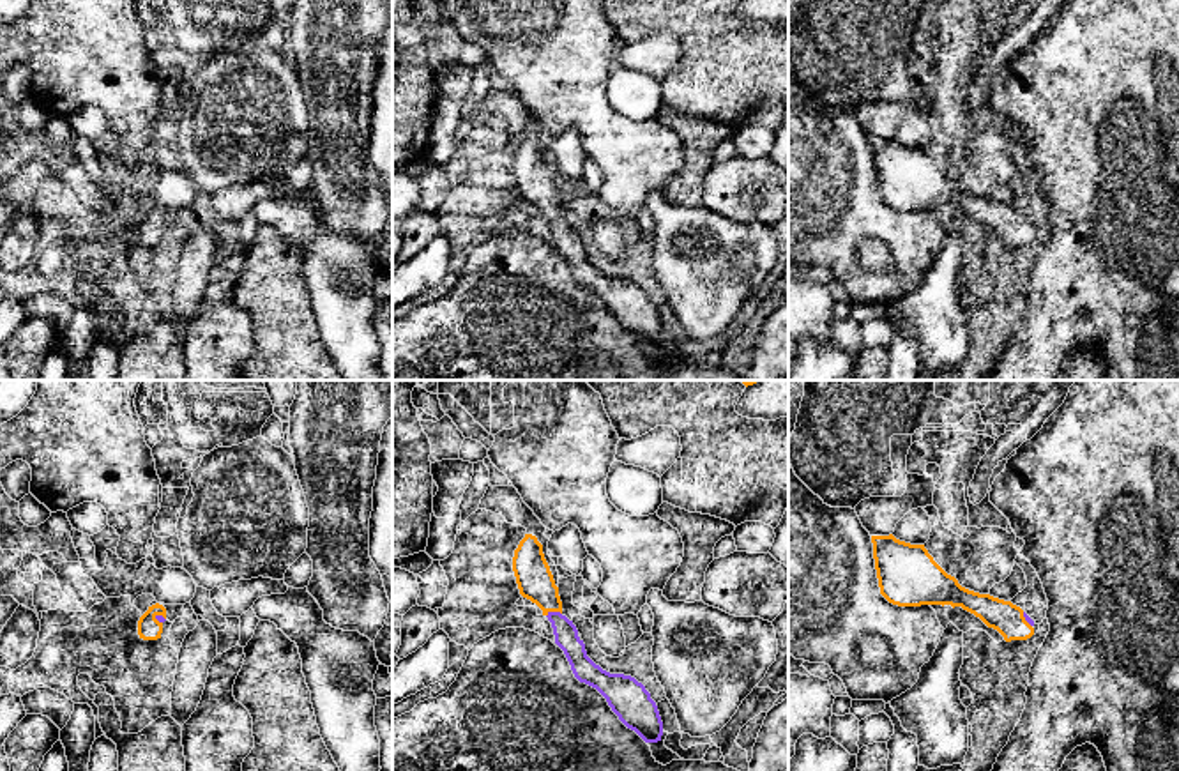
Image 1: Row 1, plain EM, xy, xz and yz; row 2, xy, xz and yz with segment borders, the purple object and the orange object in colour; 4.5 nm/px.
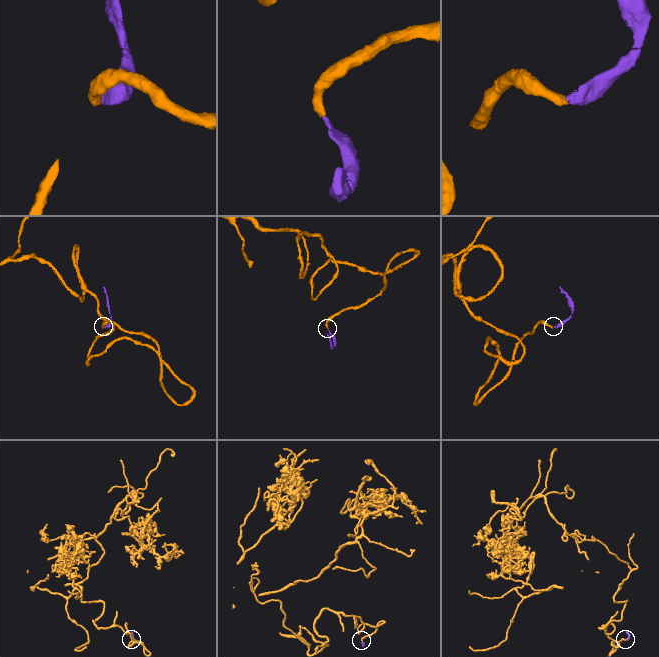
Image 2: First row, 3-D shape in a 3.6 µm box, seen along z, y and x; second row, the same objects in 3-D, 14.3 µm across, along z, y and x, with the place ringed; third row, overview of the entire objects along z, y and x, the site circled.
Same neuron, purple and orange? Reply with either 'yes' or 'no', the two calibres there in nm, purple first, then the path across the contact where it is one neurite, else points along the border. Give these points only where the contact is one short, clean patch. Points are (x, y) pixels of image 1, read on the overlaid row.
yes | 110/160 nm | across xz (566, 635), (554, 612), (534, 579)

